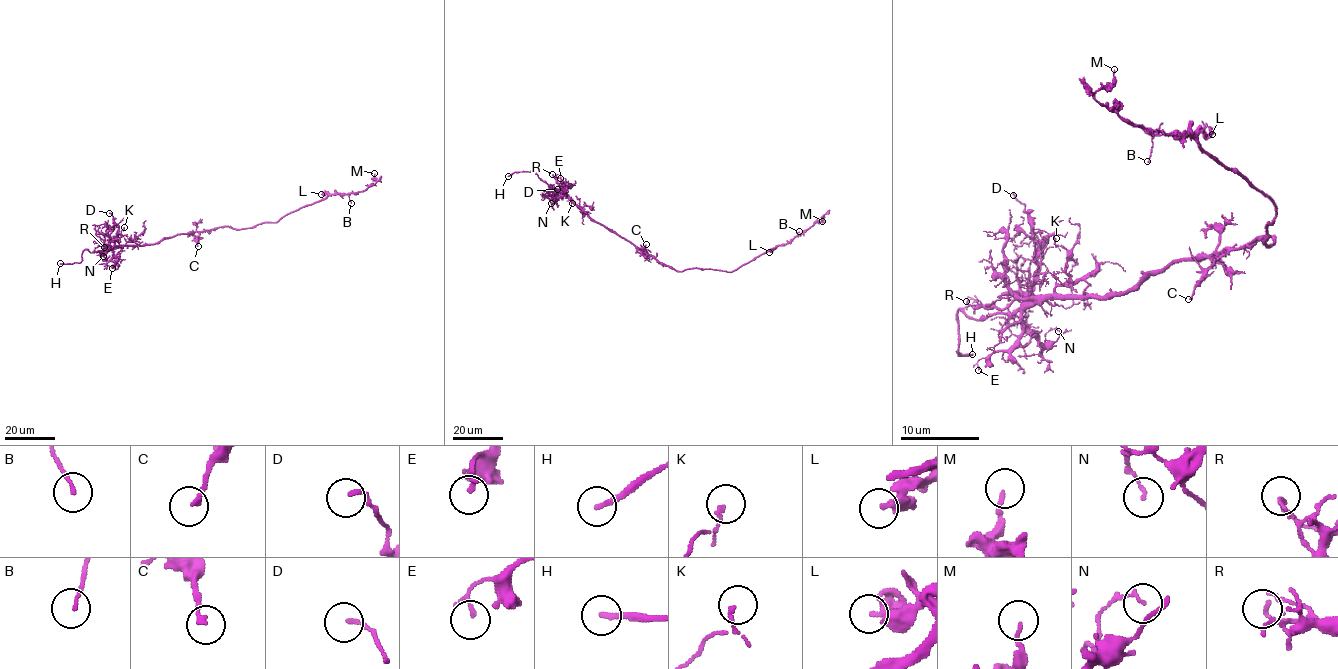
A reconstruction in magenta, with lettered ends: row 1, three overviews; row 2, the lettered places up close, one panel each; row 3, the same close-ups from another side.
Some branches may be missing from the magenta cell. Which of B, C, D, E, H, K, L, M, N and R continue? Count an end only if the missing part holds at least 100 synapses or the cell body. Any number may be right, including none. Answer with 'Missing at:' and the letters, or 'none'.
Missing at: H

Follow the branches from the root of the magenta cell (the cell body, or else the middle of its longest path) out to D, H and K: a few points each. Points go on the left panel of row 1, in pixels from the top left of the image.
D: (217, 228), (177, 234), (155, 244), (112, 247), (109, 234), (114, 219), (109, 213)
H: (217, 228), (177, 234), (151, 244), (122, 245), (91, 252), (85, 249), (80, 262), (60, 263)
K: (217, 228), (177, 234), (155, 244), (112, 247), (110, 242), (124, 227)

